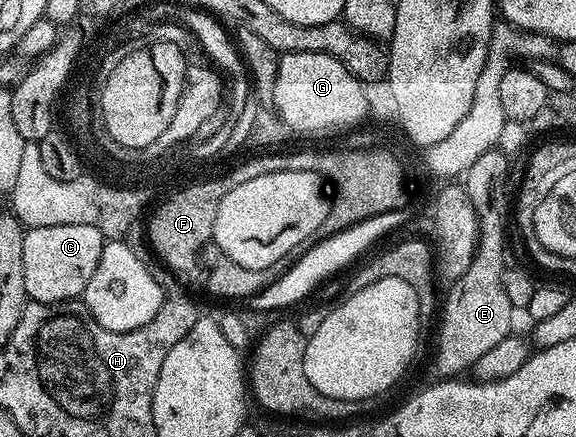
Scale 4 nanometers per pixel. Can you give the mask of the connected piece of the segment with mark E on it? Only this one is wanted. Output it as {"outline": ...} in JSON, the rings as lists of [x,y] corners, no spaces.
{"outline":[[[498,155],[478,157],[466,171],[464,186],[472,203],[473,213],[477,217],[478,242],[468,269],[451,284],[452,289],[444,305],[434,357],[434,367],[439,374],[437,376],[442,379],[452,379],[464,370],[471,370],[476,359],[486,350],[492,349],[492,346],[498,345],[513,328],[511,325],[514,308],[503,287],[503,273],[506,270],[504,237],[506,238],[506,216],[509,214],[508,204],[504,201],[504,161]]]}

